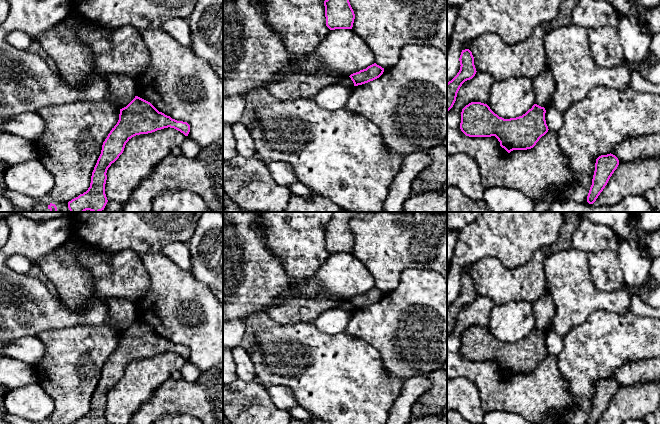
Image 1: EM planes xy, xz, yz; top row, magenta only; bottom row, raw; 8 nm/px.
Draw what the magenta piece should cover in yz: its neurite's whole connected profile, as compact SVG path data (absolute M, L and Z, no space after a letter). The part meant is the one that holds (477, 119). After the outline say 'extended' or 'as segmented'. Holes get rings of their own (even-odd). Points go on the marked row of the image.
M471 102L461 112L461 131L469 137L495 136L508 153L513 150L533 148L548 132L546 110L534 104L525 114L504 119L495 114L487 104Z; as segmented

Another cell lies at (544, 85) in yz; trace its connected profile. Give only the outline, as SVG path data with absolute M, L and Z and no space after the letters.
M549 69L532 79L532 86L536 97L535 104L546 108L555 92L555 81Z

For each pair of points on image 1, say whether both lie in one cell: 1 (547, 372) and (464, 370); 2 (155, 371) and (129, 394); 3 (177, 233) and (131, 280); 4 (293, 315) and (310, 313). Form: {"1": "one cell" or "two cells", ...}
{"1": "one cell", "2": "one cell", "3": "two cells", "4": "one cell"}

